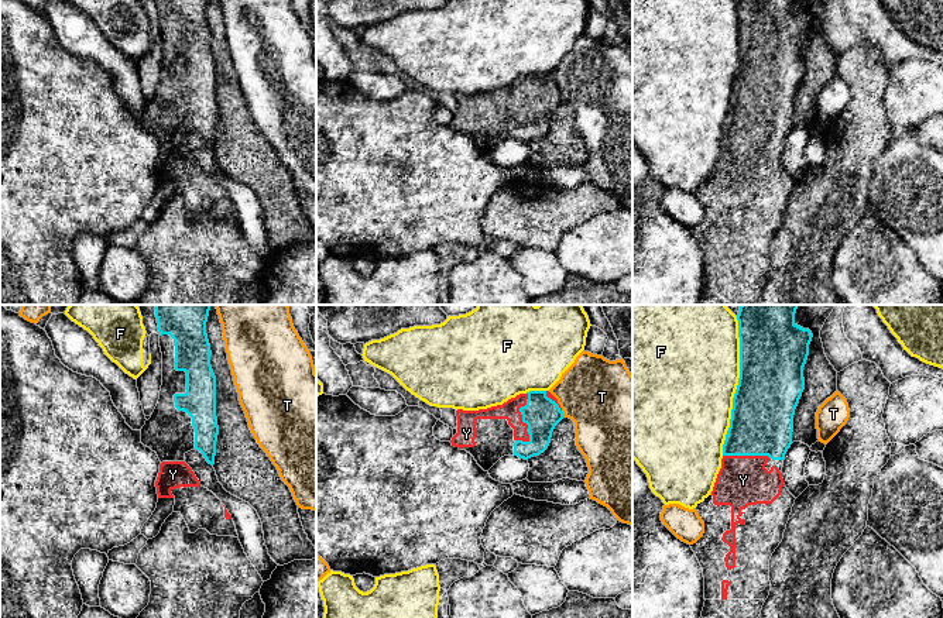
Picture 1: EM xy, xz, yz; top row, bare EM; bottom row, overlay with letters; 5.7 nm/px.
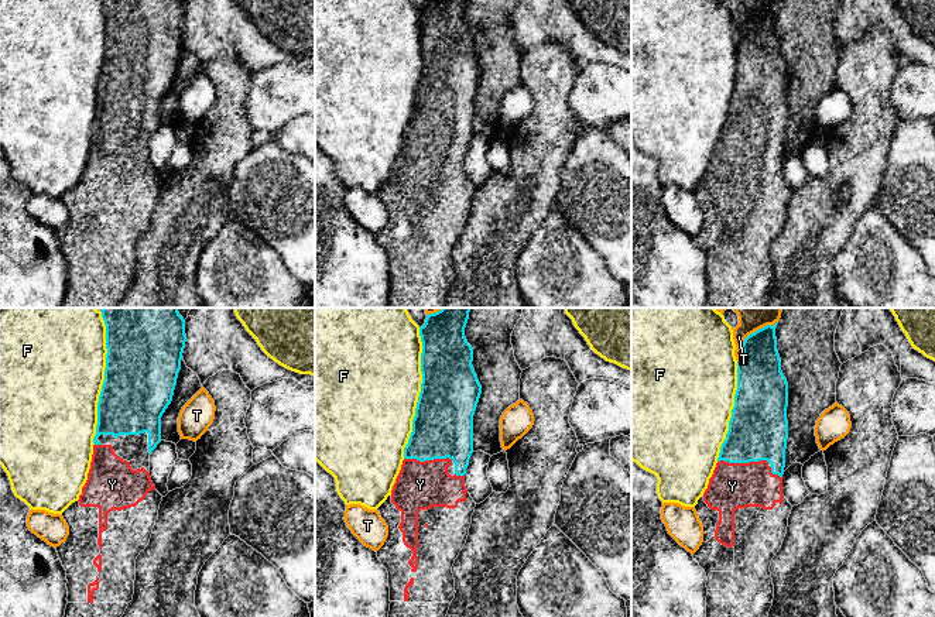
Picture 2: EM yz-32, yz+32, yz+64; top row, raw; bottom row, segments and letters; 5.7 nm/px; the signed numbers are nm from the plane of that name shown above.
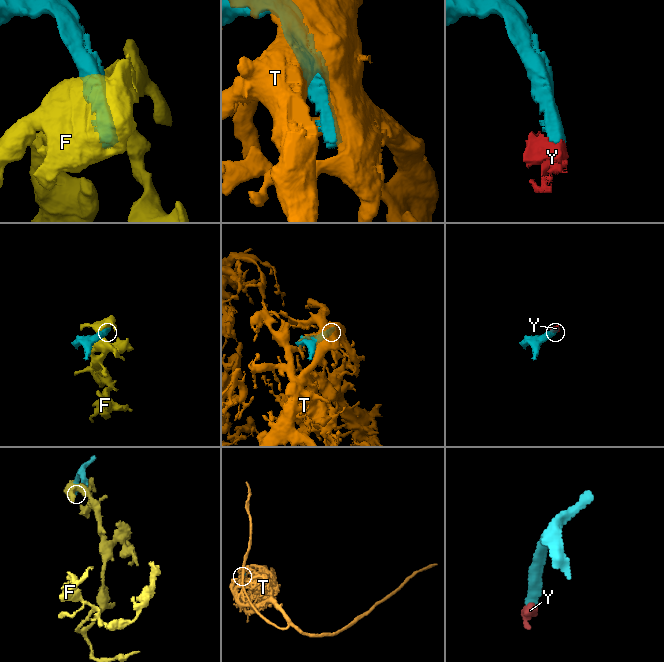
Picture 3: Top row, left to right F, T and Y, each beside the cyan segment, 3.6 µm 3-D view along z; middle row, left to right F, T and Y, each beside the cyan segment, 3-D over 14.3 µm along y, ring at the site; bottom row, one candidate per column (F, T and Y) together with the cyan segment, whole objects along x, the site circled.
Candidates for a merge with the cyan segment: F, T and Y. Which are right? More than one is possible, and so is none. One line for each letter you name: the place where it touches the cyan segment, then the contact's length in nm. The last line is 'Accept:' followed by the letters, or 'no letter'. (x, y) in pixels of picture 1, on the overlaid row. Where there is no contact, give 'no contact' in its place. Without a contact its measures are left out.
Y: meets cyan in xz at (523, 418); contact 280 nm long
Accept: Y

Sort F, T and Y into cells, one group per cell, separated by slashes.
F / T / Y

